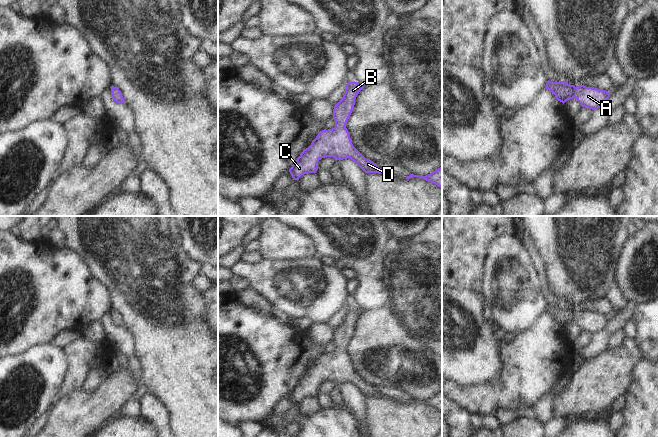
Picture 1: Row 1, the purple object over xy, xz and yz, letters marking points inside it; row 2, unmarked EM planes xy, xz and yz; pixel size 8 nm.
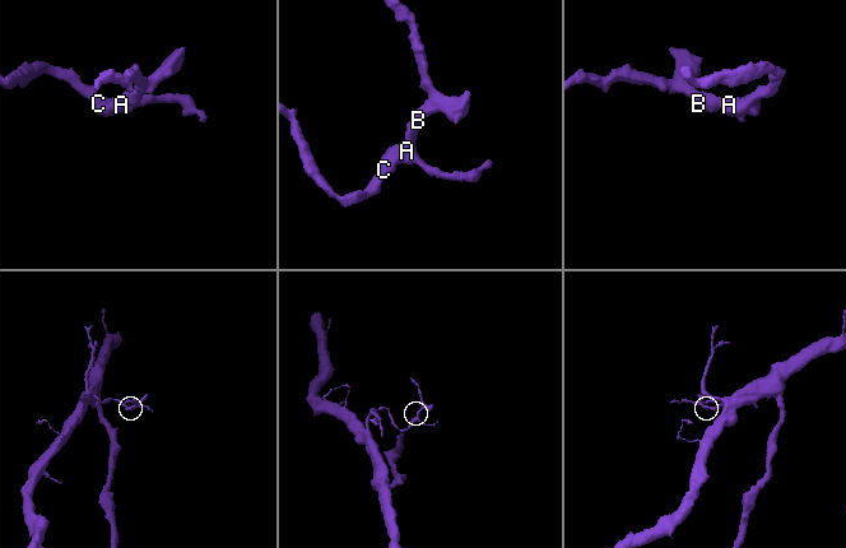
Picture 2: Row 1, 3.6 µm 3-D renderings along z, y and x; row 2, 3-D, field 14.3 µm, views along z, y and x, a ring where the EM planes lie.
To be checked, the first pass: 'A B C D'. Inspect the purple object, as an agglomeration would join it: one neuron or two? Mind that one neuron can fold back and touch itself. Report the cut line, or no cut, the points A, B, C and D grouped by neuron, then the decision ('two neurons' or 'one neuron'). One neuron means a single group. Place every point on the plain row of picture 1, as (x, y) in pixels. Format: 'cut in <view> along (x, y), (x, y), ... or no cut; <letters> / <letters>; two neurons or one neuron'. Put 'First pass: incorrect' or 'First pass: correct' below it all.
no cut; A B C D; one neuron
First pass: correct

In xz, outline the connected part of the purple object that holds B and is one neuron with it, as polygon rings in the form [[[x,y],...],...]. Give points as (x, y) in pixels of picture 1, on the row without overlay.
[[[357,306],[347,307],[343,322],[333,333],[335,351],[320,355],[311,369],[303,374],[289,393],[293,404],[298,405],[304,398],[316,397],[319,392],[318,386],[325,381],[333,381],[335,384],[350,382],[365,397],[392,399],[379,392],[373,385],[366,383],[353,370],[346,352],[346,347],[355,329],[355,323],[363,312],[364,310]]]

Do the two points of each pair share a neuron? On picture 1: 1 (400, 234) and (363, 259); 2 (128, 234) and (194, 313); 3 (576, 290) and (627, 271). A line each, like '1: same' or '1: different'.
1: different
2: same
3: different

